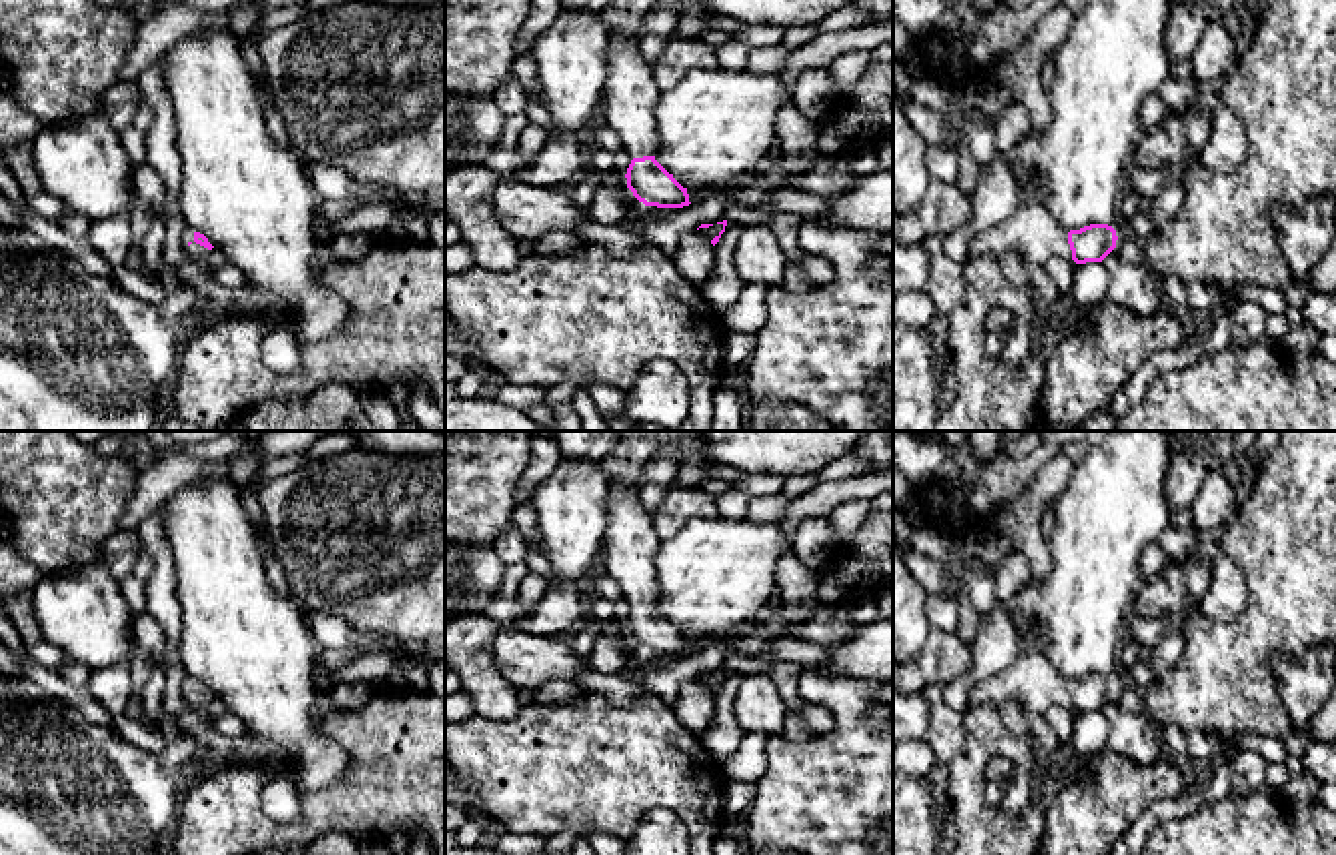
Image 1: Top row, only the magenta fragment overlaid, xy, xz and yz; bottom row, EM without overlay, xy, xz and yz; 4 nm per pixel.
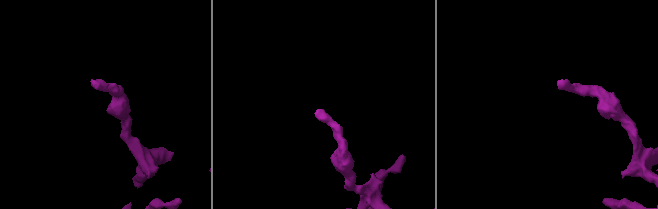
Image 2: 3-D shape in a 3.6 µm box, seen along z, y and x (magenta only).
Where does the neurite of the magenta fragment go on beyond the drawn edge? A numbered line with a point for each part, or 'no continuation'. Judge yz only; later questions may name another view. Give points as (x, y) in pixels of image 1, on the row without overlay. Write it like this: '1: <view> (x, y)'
1: yz (1030, 677)

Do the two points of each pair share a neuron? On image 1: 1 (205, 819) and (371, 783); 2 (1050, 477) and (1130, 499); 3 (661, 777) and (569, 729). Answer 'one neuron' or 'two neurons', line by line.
1: one neuron
2: two neurons
3: one neuron

